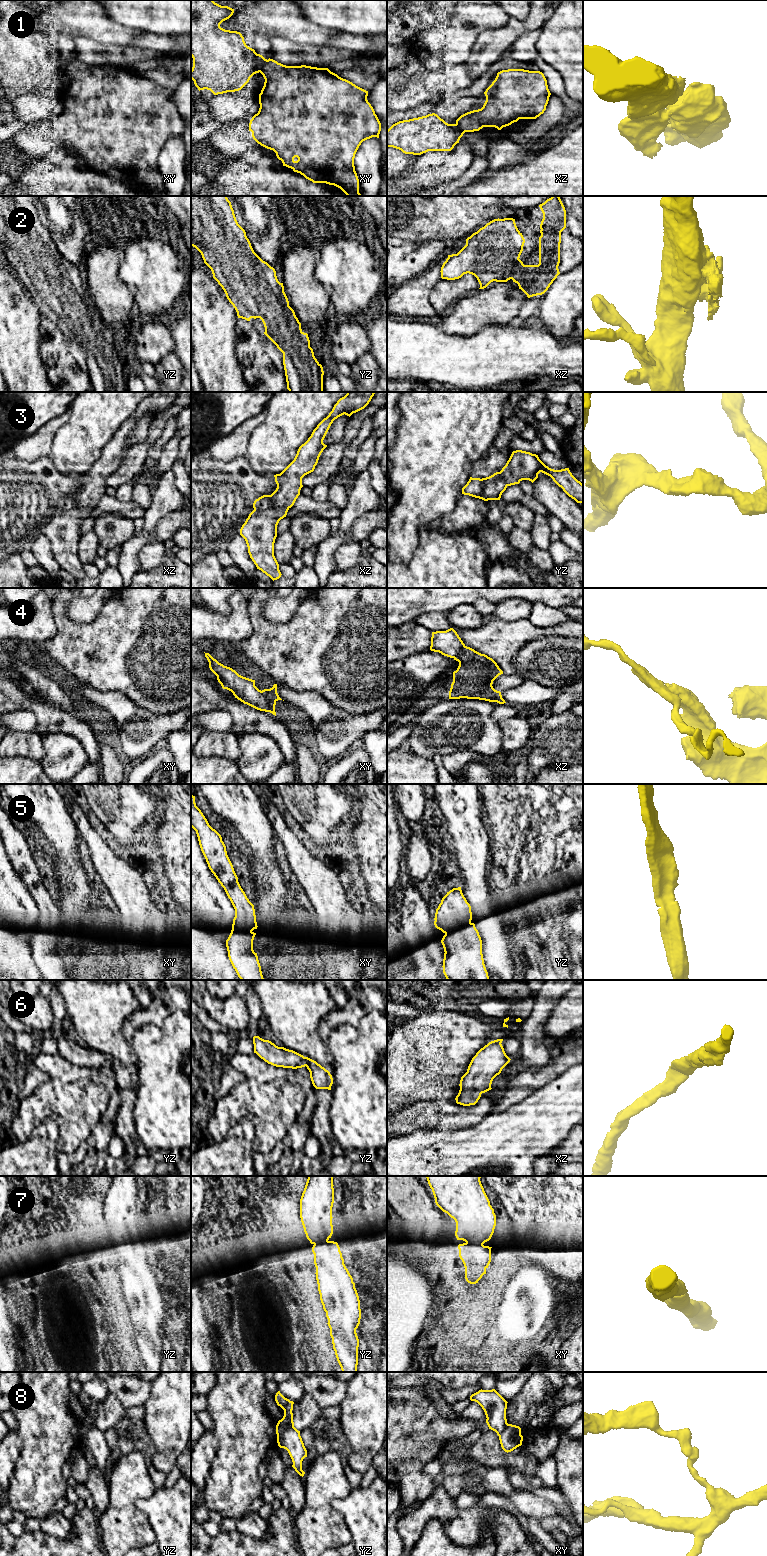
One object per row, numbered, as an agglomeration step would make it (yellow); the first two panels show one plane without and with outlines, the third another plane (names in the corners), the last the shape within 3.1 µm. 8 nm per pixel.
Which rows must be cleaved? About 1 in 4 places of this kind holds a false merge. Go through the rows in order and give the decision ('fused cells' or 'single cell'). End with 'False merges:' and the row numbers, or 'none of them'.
1: fused cells
2: single cell
3: single cell
4: fused cells
5: single cell
6: single cell
7: single cell
8: fused cells
False merges: 1, 4, 8

